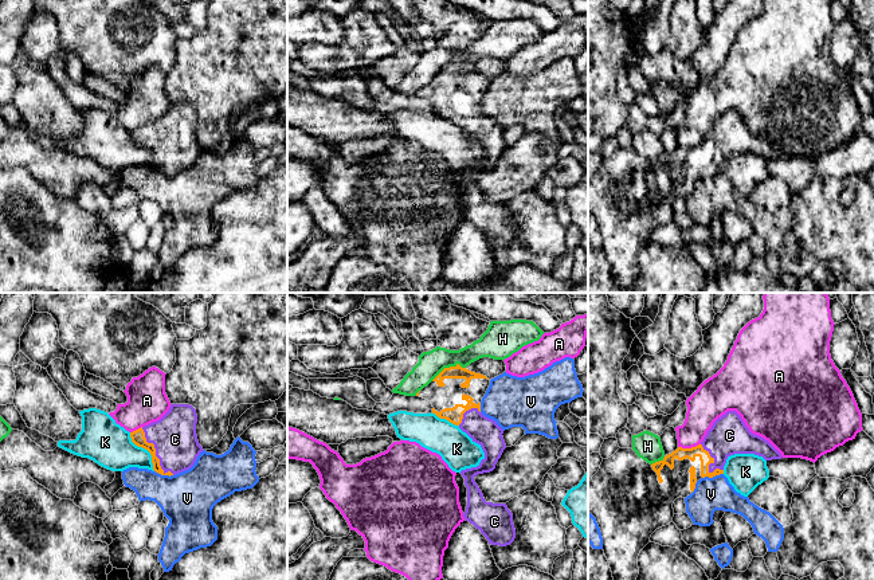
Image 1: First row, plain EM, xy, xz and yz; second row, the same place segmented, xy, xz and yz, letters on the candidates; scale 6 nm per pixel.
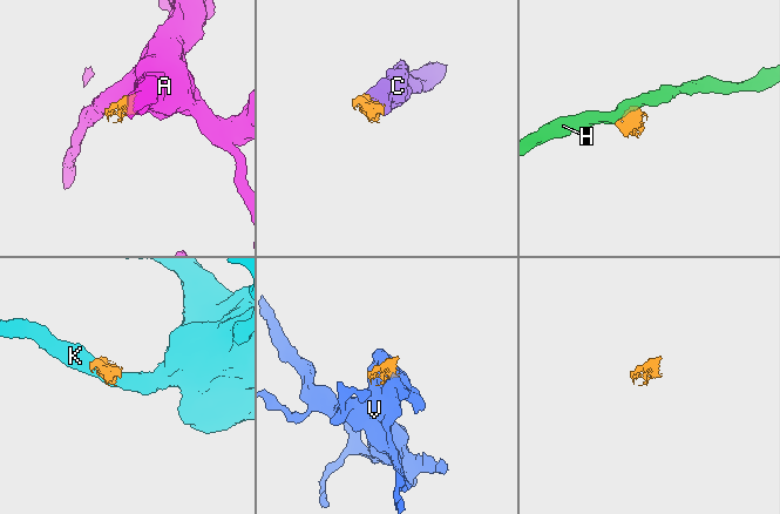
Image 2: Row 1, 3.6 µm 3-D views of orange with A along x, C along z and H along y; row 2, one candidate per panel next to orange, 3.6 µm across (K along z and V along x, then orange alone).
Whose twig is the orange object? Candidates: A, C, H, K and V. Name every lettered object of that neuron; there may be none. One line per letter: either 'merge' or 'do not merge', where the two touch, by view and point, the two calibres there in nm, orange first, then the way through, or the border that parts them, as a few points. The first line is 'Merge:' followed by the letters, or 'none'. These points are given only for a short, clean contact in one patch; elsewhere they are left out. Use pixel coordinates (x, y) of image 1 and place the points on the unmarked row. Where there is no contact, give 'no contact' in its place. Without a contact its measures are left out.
Merge: C
A: do not merge; contact yz (689, 148); calibres 70 and 190 nm; border yz (700, 142), (692, 147), (678, 147)
C: merge; contact xy (155, 152); calibres 80 and 260 nm; way xy (137, 136), (141, 136), (155, 152), (167, 140), (175, 138)
H: do not merge; contact xz (447, 67); calibres 80 and 150 nm; border xz (465, 66), (458, 63), (445, 66), (431, 79)
K: do not merge; contact xy (145, 148); calibres 80 and 260 nm; border xy (129, 132), (130, 138), (149, 152), (155, 169)
V: do not merge; contact yz (712, 176); calibres 70 and 200 nm; border yz (722, 172), (702, 177)

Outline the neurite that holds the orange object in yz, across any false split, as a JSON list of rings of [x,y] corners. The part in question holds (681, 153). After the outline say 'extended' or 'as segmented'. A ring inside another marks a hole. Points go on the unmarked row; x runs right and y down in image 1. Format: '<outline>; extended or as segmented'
[[[728,110],[713,122],[698,145],[691,148],[678,146],[662,160],[652,164],[639,157],[632,148],[619,148],[611,157],[603,158],[599,171],[588,181],[588,211],[596,218],[600,227],[603,250],[610,262],[614,281],[619,287],[630,289],[635,282],[639,274],[638,255],[650,242],[650,236],[657,228],[673,222],[674,200],[679,196],[686,197],[690,195],[701,177],[713,177],[724,173],[726,158],[734,153],[755,153],[763,156],[765,160],[783,157],[768,140],[752,133],[736,110]]]; extended

